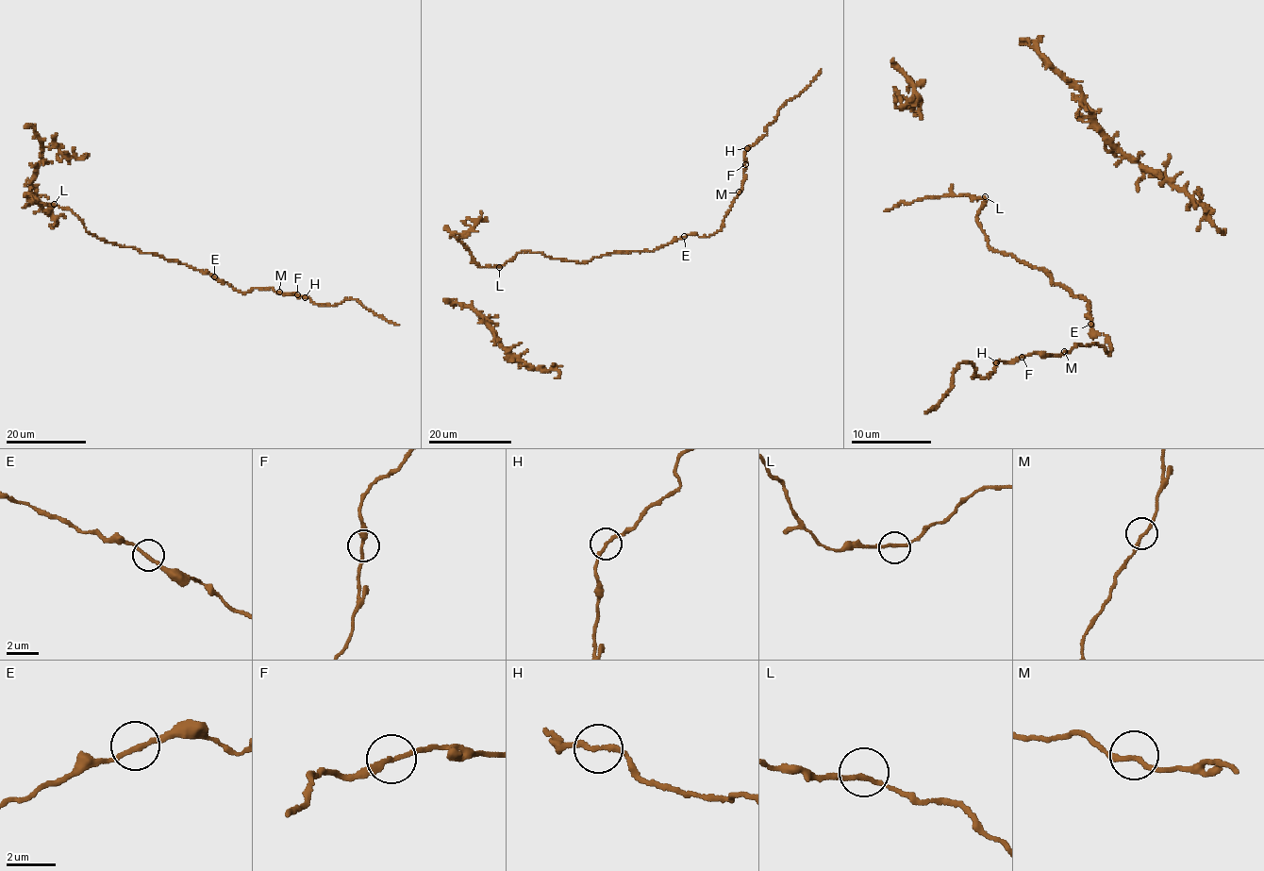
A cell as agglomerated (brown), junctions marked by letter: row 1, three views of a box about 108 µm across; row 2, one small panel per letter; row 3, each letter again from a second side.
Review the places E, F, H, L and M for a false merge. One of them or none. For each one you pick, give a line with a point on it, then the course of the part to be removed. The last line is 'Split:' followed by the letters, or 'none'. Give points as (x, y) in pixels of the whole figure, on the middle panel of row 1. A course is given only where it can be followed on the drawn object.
Split: none

